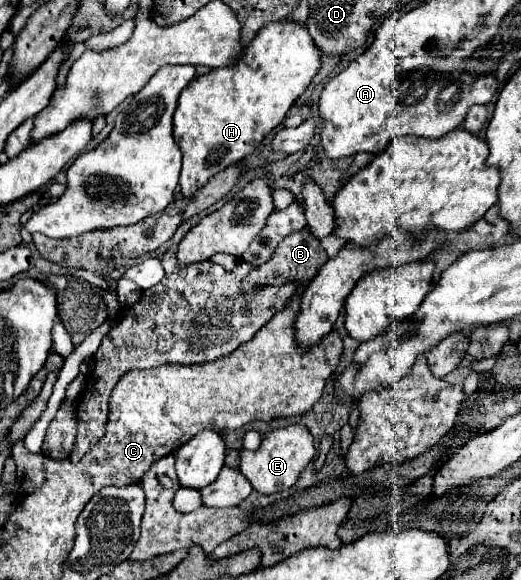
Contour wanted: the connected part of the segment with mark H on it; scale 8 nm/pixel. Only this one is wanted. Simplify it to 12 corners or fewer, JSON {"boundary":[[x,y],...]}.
{"boundary":[[267,23],[181,91],[181,193],[249,157],[319,67],[305,23]]}

